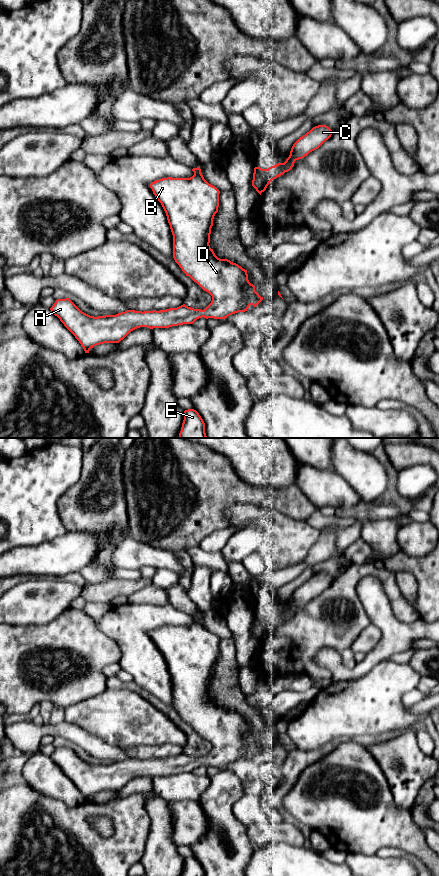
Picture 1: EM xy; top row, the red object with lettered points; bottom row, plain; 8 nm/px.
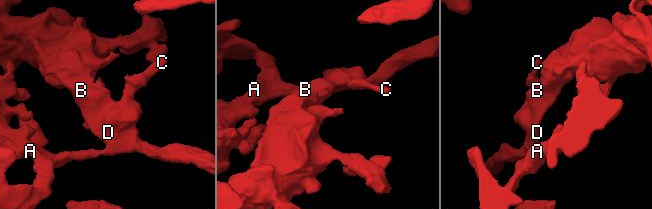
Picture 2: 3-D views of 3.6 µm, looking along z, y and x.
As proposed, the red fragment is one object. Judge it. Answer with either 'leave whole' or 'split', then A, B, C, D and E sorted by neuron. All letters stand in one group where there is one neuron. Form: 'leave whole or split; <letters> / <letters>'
leave whole; A B C D E

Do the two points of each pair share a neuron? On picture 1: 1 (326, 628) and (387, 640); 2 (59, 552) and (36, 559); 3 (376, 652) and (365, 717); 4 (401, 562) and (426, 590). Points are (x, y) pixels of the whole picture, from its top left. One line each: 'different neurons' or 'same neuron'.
1: different neurons
2: same neuron
3: different neurons
4: same neuron

